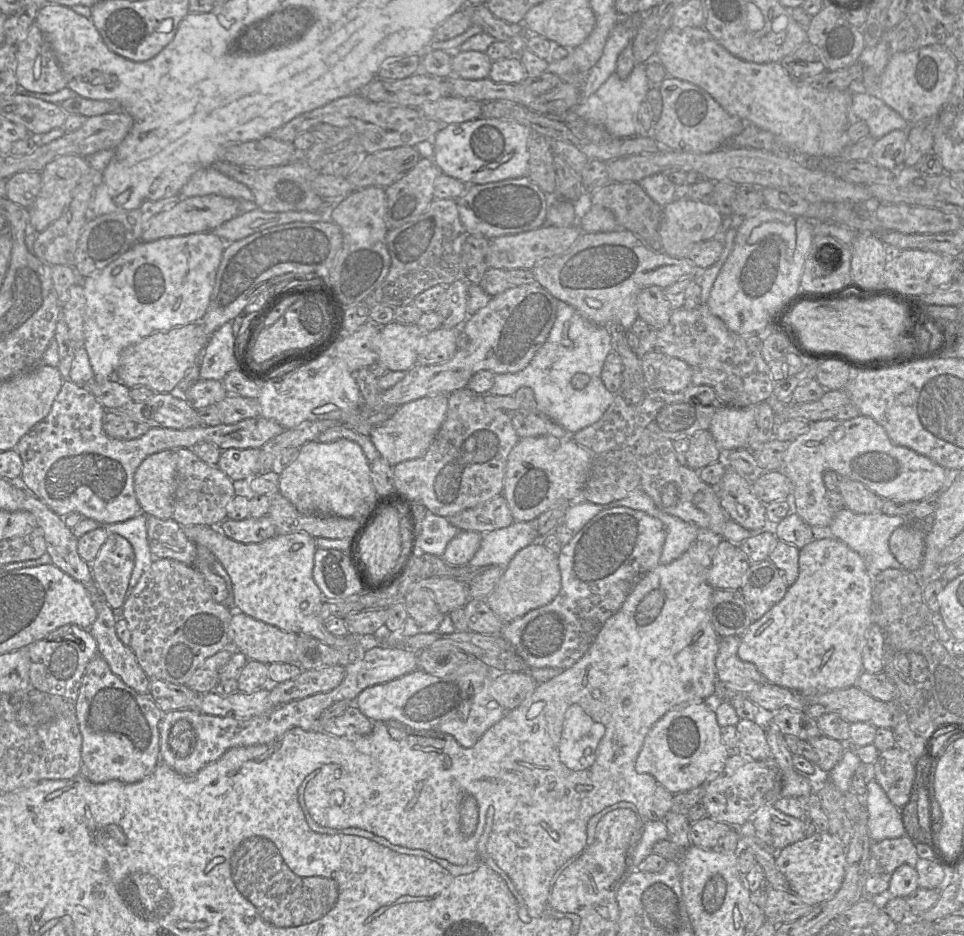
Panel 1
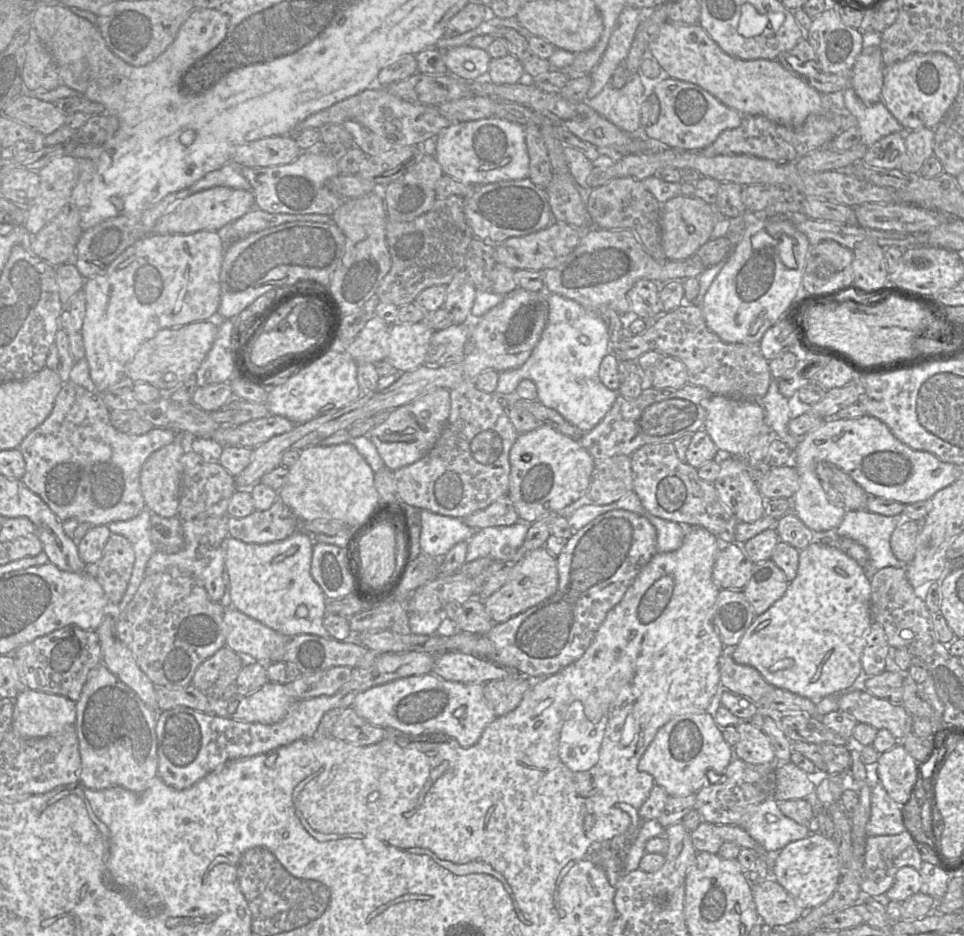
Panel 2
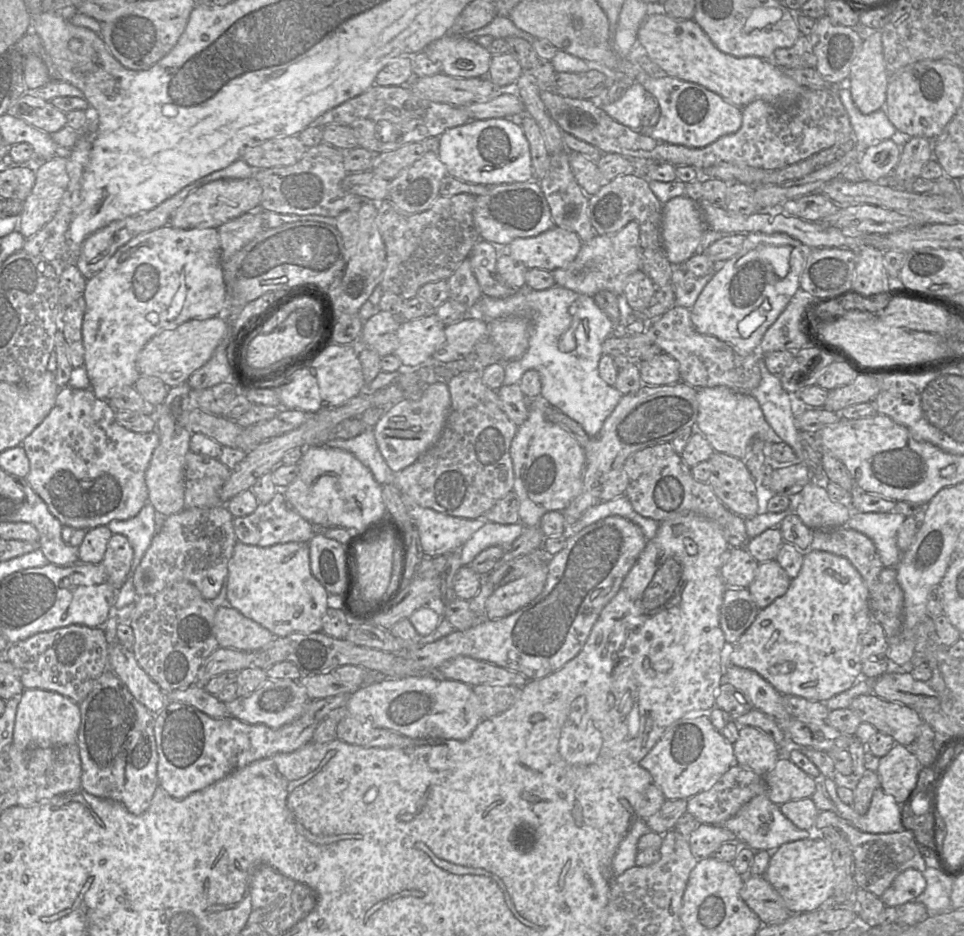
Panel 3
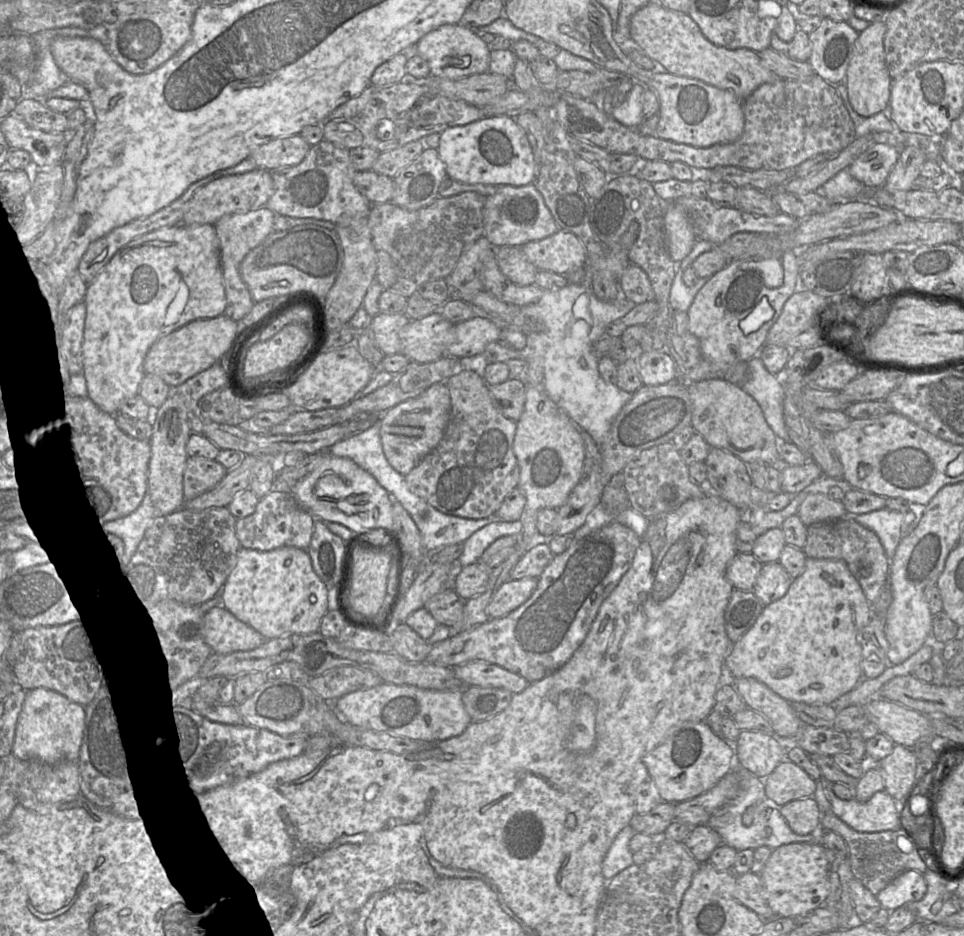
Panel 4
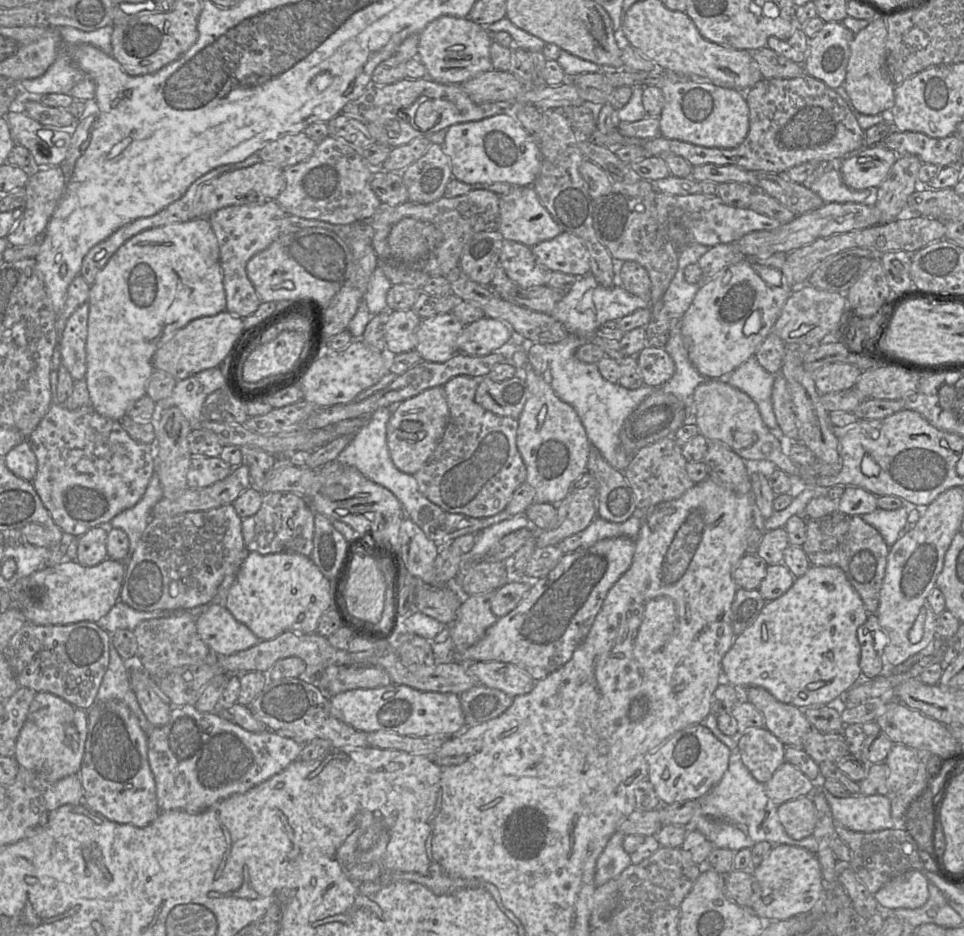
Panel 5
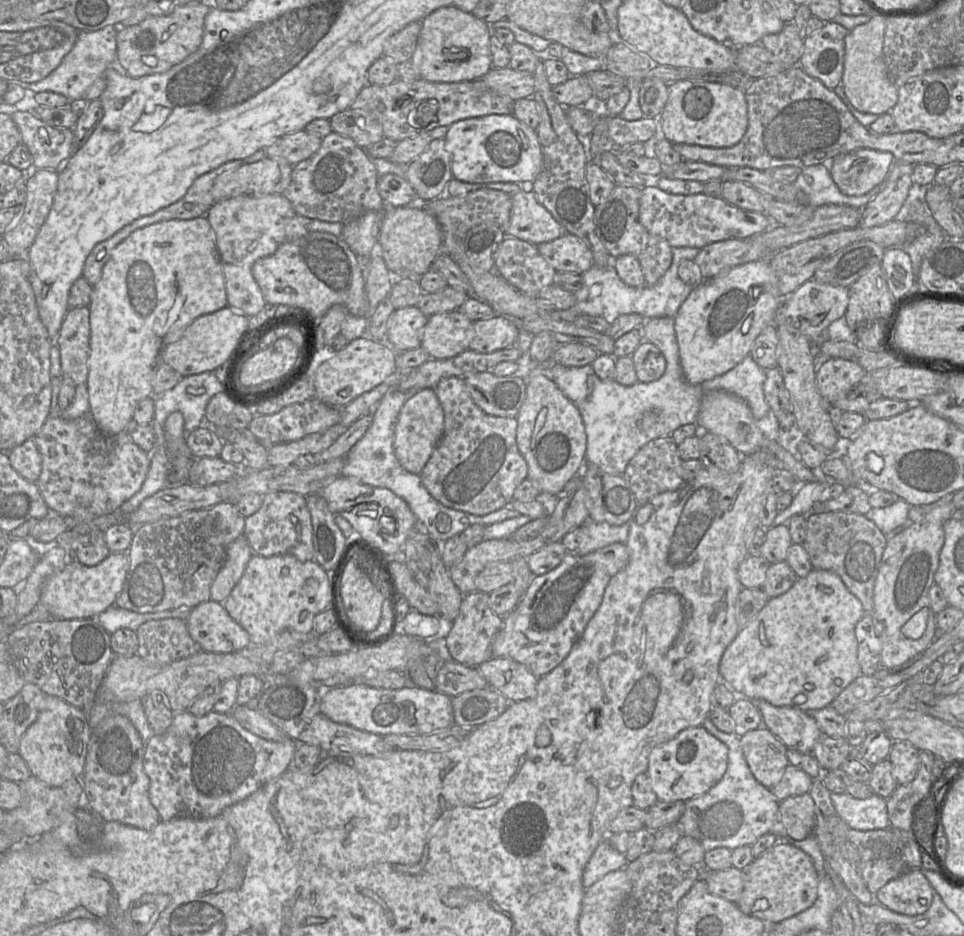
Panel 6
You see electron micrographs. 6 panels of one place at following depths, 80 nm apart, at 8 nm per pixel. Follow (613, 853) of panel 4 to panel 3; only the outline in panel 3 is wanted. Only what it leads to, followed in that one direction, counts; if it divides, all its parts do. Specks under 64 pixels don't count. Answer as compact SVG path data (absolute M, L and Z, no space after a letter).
M636 820L623 837L612 859L613 875L618 876L627 869L636 866L635 858L638 853L637 843L639 838L651 831L645 820Z

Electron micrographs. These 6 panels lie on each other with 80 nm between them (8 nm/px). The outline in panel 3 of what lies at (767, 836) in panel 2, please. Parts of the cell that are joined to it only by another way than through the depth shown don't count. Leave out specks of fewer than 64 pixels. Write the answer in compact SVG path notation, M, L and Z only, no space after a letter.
M766 794L752 798L736 815L725 821L723 826L735 834L740 847L747 846L754 851L767 850L773 852L784 843L818 837L813 830L797 828L781 813L780 807L777 804L775 805Z

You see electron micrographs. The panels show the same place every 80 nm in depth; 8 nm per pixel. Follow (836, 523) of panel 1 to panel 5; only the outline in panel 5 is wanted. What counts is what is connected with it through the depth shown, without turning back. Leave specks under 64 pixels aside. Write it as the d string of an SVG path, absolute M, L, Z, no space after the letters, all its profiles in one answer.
M904 506L896 510L877 508L873 512L864 514L861 517L880 533L889 547L903 535L902 529L908 522L908 512Z

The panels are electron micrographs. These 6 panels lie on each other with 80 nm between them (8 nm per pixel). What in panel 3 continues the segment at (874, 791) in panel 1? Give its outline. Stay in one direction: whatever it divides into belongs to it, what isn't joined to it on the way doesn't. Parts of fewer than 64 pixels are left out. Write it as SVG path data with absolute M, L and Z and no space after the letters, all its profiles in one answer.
M831 778L824 782L825 789L835 805L833 810L862 832L884 834L906 830L901 821L900 804L880 787L875 790L868 811L860 815L852 805L842 802L836 794L837 784Z

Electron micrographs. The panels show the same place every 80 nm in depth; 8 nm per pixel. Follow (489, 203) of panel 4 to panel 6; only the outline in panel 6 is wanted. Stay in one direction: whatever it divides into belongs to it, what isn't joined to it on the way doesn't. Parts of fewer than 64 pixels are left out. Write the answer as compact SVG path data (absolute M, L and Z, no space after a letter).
M529 188L512 194L512 208L506 236L515 237L534 245L553 241L567 231L551 213L539 203Z

